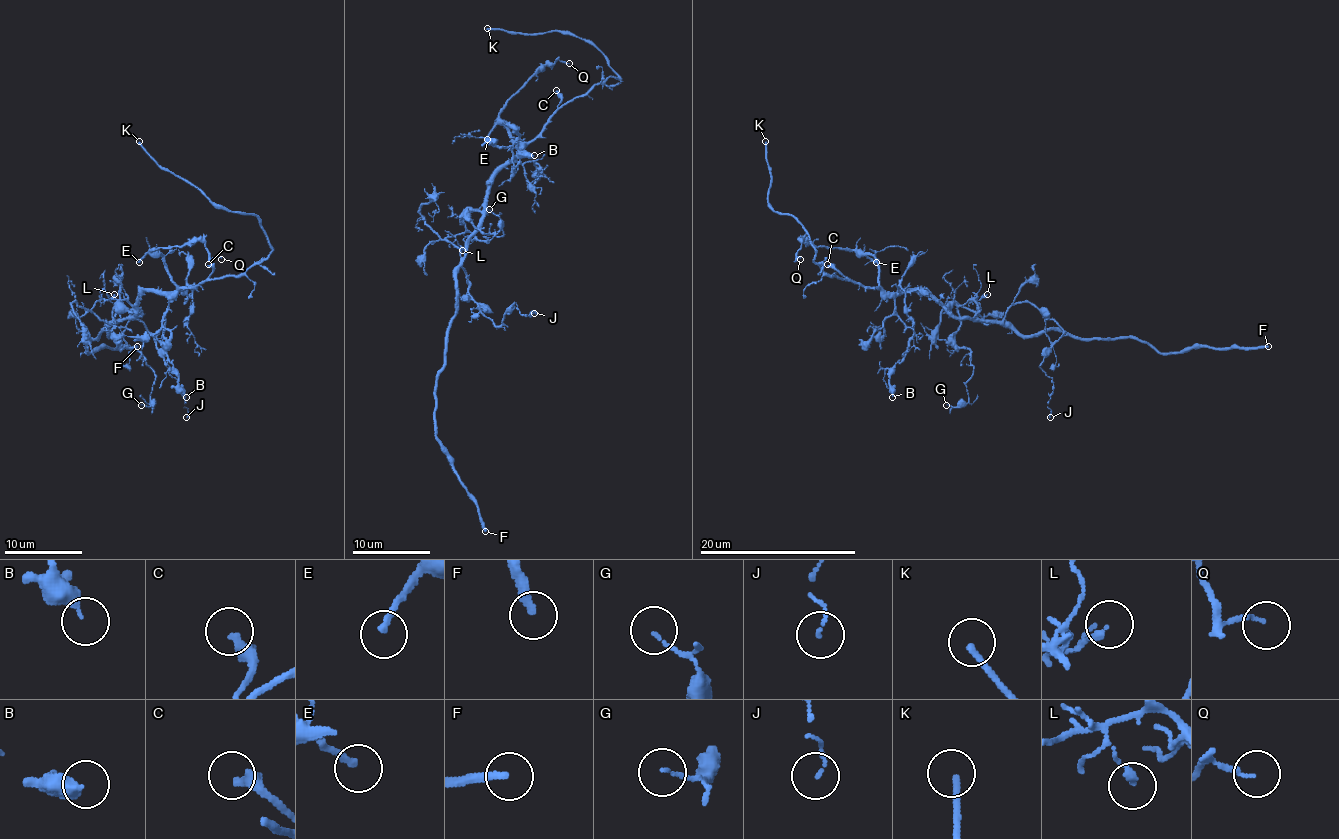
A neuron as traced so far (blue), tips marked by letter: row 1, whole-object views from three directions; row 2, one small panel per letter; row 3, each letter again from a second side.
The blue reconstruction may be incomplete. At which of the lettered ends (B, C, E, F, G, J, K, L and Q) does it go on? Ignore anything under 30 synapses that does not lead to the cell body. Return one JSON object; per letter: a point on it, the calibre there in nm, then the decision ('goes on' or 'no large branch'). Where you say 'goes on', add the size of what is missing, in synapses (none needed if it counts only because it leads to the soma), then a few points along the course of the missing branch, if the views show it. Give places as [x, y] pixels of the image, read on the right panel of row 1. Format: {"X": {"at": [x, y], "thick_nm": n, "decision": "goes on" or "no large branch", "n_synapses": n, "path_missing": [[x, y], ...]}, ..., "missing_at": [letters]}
{"B": {"at": [892, 397], "thick_nm": 300, "decision": "no large branch"}, "C": {"at": [827, 264], "thick_nm": 360, "decision": "no large branch"}, "E": {"at": [876, 262], "thick_nm": 200, "decision": "goes on", "n_synapses": 30, "path_missing": [[876, 262], [880, 259], [882, 262], [878, 284], [870, 305], [858, 321], [856, 335]]}, "F": {"at": [1268, 346], "thick_nm": 280, "decision": "goes on", "n_synapses": 180}, "G": {"at": [946, 405], "thick_nm": 100, "decision": "no large branch"}, "J": {"at": [1050, 417], "thick_nm": 100, "decision": "no large branch"}, "K": {"at": [765, 141], "thick_nm": 190, "decision": "goes on"}, "L": {"at": [987, 294], "thick_nm": 200, "decision": "no large branch"}, "Q": {"at": [800, 259], "thick_nm": 130, "decision": "no large branch"}, "missing_at": ["E", "F", "K"]}

